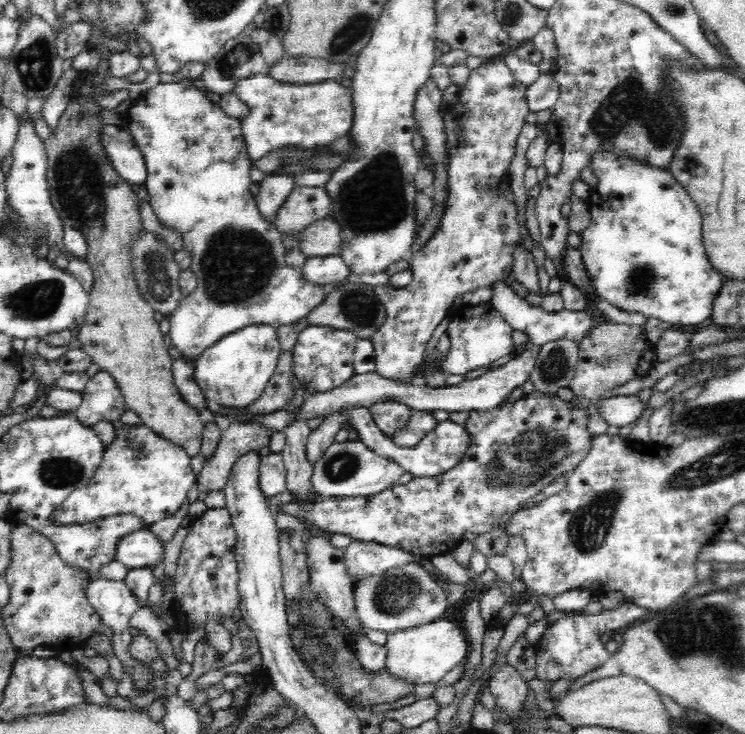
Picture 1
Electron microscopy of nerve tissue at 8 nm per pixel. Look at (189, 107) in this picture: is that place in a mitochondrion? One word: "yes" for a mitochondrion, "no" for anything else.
no

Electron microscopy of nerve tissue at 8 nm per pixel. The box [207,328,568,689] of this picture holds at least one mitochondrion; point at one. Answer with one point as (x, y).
(394, 594)

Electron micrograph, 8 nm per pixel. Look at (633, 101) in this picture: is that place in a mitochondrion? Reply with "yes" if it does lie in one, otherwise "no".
yes

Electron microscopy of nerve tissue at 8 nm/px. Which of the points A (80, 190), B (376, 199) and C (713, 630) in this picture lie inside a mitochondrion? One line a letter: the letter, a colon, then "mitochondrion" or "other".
A: mitochondrion
B: mitochondrion
C: mitochondrion

